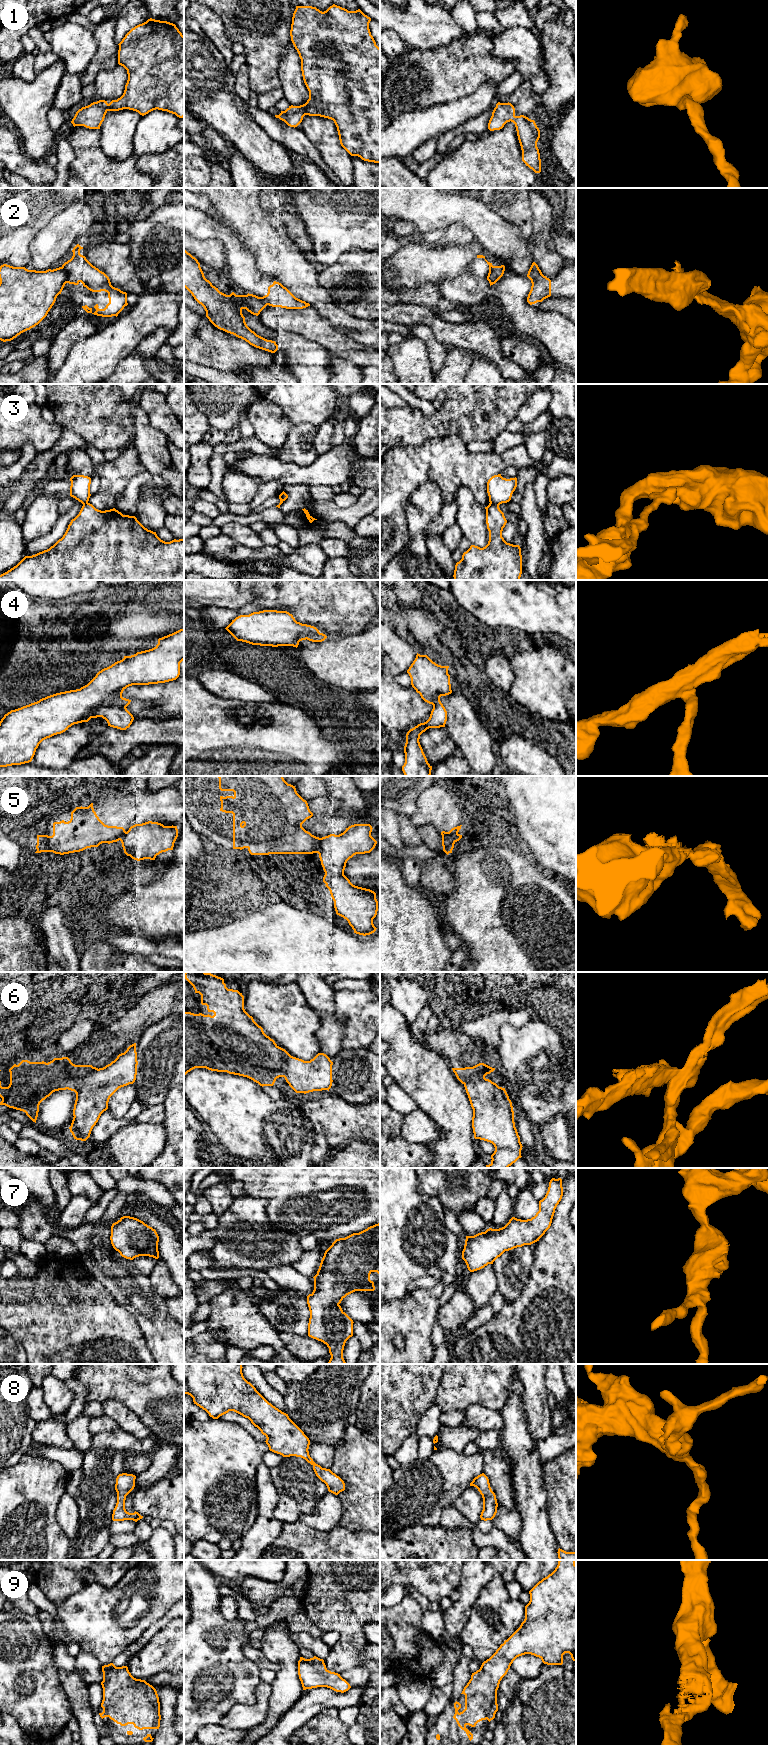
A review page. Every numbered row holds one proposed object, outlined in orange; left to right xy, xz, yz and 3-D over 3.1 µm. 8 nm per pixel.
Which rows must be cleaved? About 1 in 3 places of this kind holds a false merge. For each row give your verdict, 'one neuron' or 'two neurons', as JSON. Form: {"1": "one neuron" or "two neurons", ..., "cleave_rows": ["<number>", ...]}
{"1": "one neuron", "2": "two neurons", "3": "two neurons", "4": "one neuron", "5": "two neurons", "6": "two neurons", "7": "one neuron", "8": "one neuron", "9": "one neuron", "cleave_rows": ["2", "3", "5", "6"]}

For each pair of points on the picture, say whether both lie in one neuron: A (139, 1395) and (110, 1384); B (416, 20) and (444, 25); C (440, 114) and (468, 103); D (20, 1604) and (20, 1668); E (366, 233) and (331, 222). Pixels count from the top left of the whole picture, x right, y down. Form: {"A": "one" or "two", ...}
{"A": "one", "B": "one", "C": "one", "D": "two", "E": "one"}

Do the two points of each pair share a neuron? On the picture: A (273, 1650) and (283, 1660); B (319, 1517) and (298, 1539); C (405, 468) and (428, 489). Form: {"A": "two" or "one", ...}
{"A": "one", "B": "two", "C": "two"}

